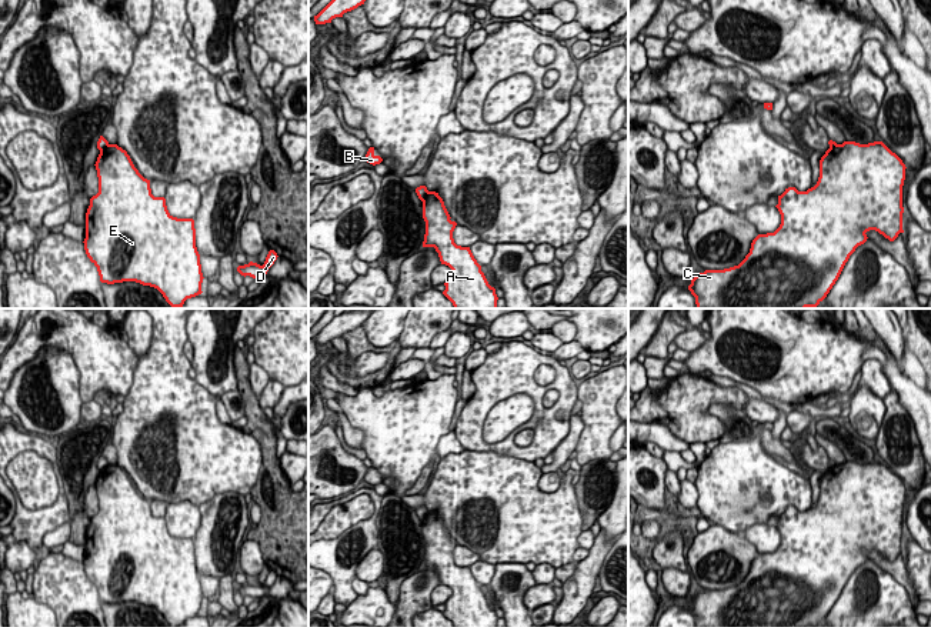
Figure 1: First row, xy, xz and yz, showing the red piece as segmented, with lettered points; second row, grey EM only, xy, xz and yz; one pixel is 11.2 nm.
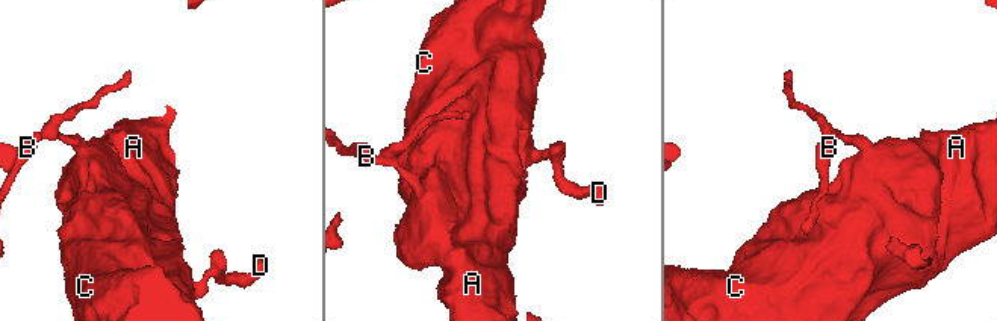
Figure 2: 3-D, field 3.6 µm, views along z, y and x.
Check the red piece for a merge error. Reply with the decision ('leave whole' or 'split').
split

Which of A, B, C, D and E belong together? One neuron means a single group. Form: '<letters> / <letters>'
A C D E / B

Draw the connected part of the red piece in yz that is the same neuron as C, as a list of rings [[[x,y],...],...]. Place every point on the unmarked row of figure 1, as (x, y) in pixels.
[[[844,461],[830,467],[820,480],[820,497],[814,507],[798,511],[788,507],[775,526],[781,544],[774,553],[758,554],[745,578],[724,590],[697,594],[688,610],[697,627],[817,627],[838,600],[855,568],[867,561],[867,551],[875,550],[894,561],[902,550],[902,506],[905,484],[882,461],[860,464]]]

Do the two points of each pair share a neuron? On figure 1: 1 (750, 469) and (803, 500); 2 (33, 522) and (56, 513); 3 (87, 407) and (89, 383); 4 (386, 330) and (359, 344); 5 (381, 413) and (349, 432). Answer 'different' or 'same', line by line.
1: same
2: same
3: different
4: different
5: different

